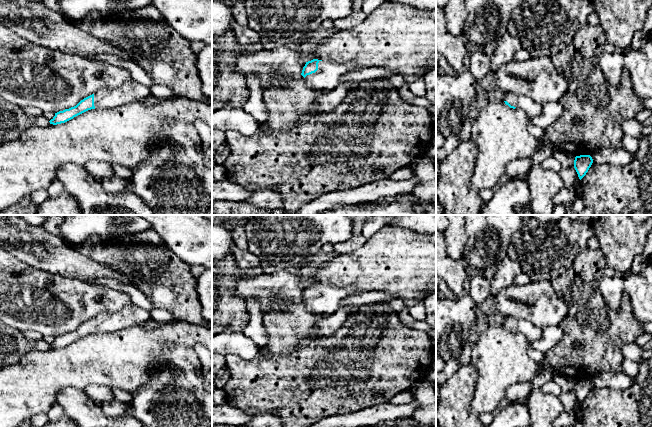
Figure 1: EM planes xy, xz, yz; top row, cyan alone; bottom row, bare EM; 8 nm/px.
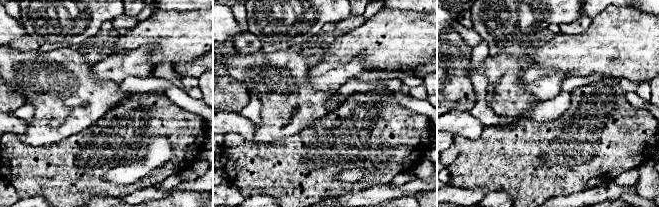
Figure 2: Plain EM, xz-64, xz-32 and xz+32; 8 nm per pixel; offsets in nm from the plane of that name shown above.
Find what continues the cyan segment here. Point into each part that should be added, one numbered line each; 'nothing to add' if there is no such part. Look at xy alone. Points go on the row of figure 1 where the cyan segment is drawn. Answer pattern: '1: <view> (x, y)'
1: xy (129, 92)

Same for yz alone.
1: yz (530, 107)

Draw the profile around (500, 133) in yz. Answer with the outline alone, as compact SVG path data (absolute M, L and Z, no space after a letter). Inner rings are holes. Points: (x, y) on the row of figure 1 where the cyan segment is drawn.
M504 100L479 105L470 137L477 147L471 183L479 191L495 187L511 161L532 157L539 140L530 134L529 121L522 109L510 108Z

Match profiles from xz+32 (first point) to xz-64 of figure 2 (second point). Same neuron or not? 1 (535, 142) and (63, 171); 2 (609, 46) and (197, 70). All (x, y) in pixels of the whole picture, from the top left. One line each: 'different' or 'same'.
1: same
2: different

